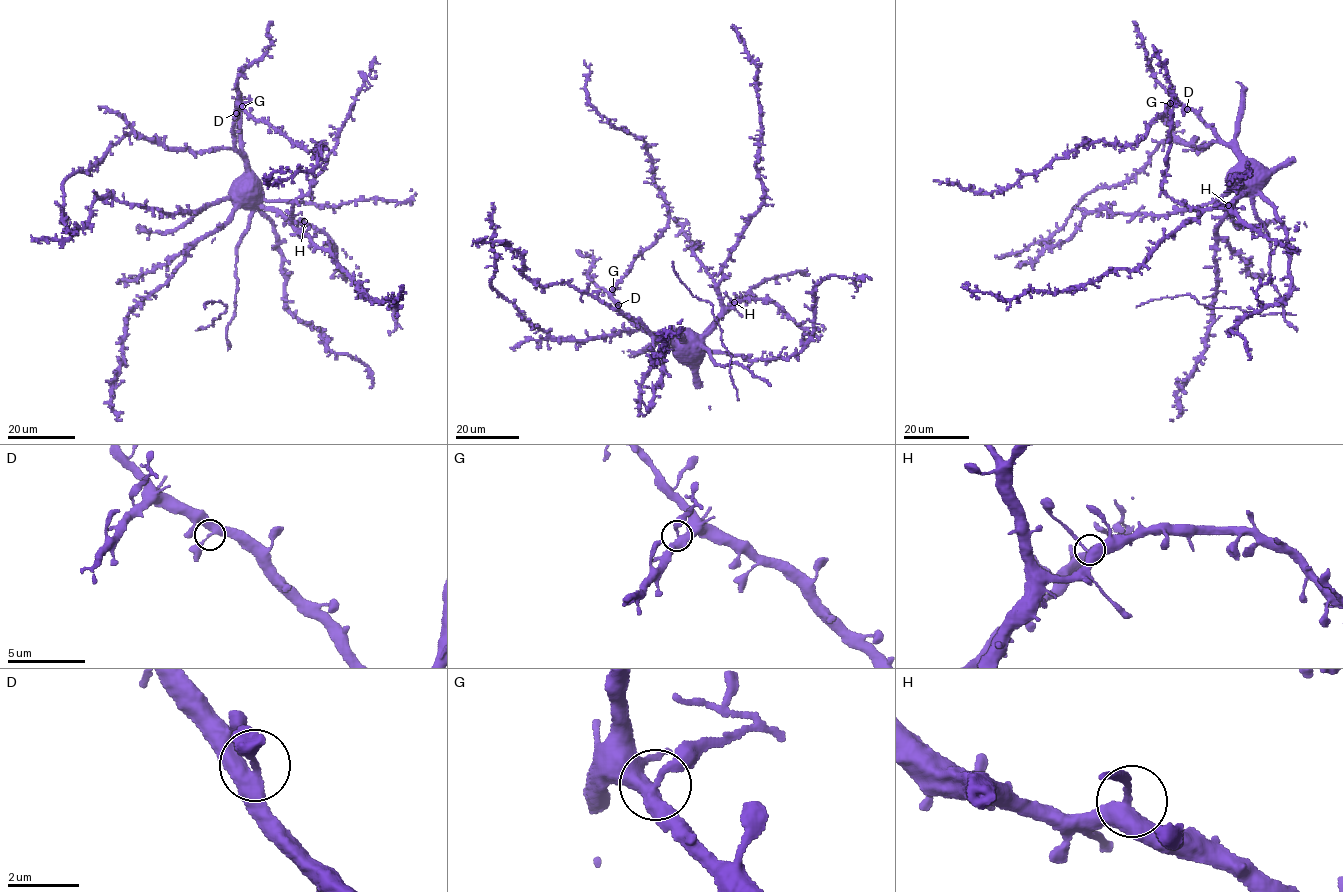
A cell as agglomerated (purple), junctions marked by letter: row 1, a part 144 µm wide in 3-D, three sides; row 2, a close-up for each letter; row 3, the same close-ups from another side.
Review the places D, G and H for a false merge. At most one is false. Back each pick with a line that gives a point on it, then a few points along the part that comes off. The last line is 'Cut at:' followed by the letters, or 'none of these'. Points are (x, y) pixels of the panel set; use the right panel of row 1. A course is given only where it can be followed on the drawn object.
G: (1170, 103)
Cut at: G

